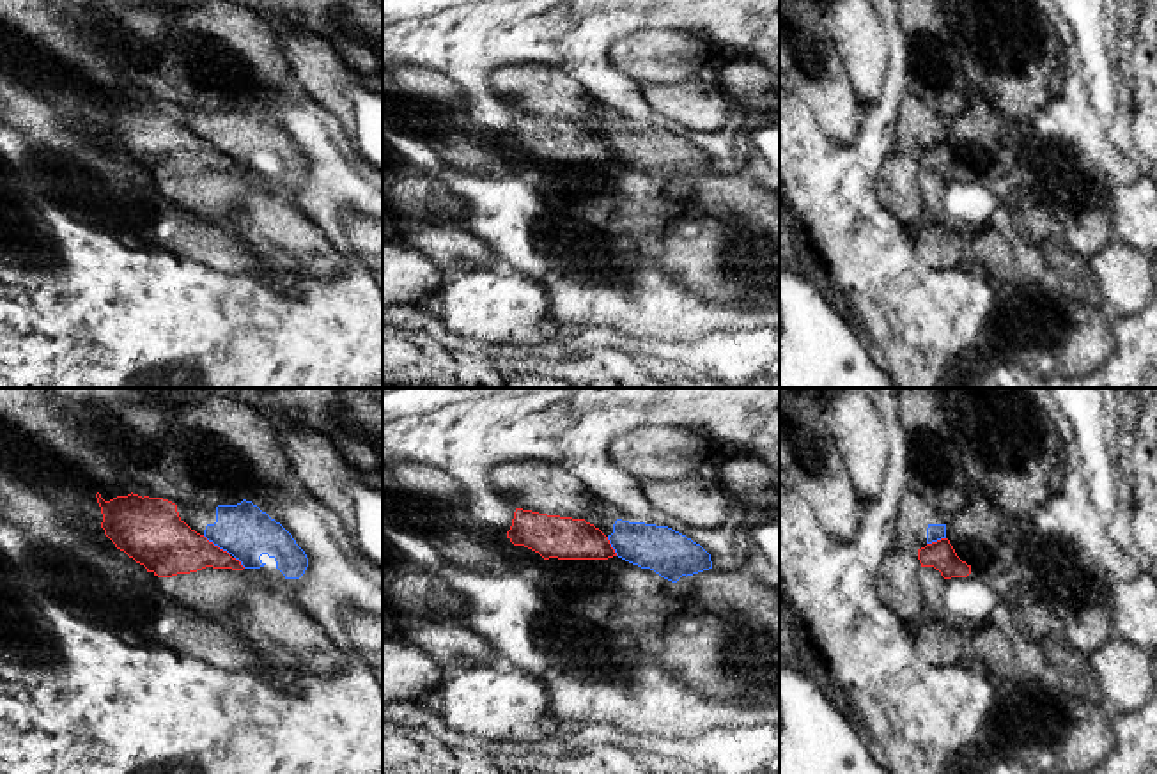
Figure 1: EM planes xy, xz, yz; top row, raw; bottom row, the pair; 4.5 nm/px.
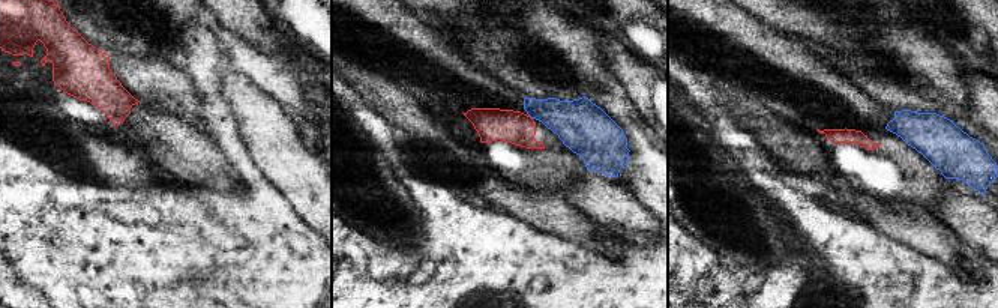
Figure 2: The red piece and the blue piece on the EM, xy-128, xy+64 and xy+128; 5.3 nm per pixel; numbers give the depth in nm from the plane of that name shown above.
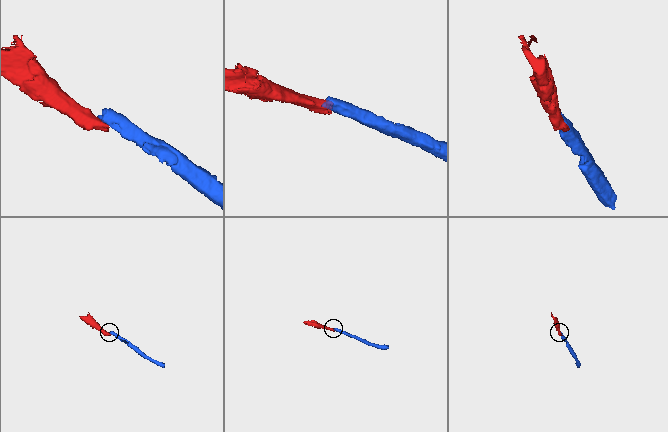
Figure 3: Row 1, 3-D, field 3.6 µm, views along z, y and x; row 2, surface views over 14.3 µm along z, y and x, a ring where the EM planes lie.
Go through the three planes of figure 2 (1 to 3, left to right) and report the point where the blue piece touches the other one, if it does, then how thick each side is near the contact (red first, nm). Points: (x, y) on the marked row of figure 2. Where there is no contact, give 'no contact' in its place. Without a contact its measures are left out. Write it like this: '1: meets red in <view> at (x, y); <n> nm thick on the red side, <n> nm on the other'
1: no contact
2: meets red in xy+64 at (530, 117); 180 nm thick on the red side, 240 nm on the other
3: no contact

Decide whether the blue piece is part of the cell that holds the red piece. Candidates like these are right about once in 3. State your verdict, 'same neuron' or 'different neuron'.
different neuron

